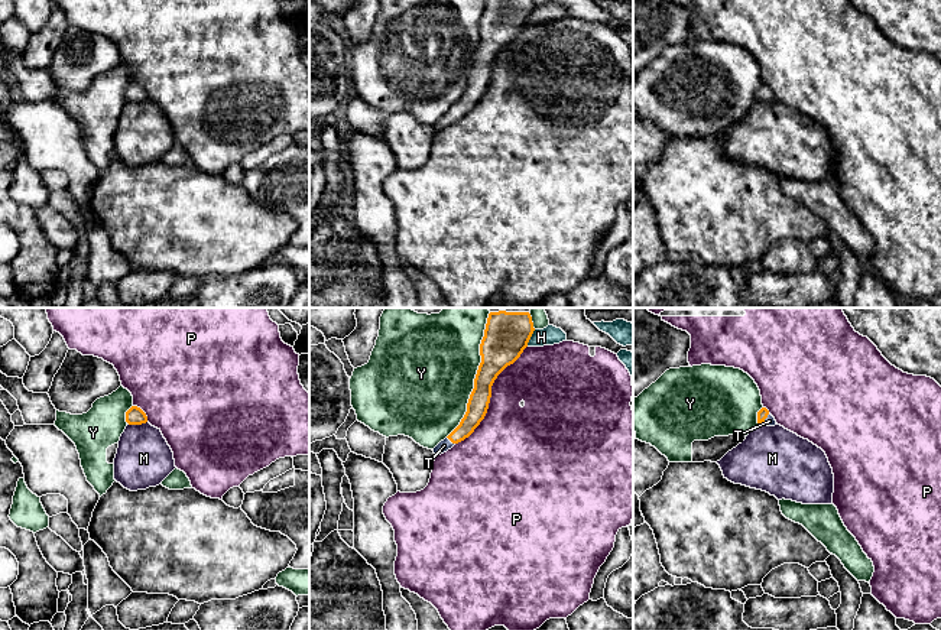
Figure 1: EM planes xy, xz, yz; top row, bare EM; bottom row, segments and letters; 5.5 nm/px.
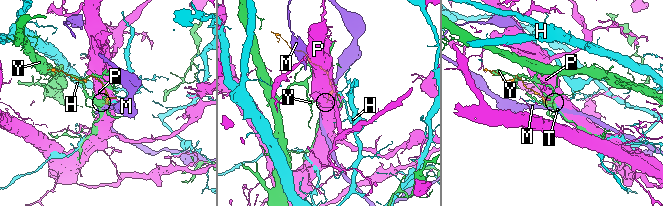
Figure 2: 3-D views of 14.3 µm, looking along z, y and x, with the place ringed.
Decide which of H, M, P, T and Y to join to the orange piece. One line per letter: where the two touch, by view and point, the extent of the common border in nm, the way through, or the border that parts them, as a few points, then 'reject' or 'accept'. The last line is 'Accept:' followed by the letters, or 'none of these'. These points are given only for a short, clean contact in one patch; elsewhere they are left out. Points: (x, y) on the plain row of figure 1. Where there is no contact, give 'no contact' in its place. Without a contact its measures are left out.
H: xz (529, 15) | 110 nm | along xz (535, 6), (526, 22) | reject
M: xy (138, 100) | 110 nm | reject
P: xz (490, 72) | 700 nm | reject
T: yz (763, 96) | 90 nm | across yz (763, 88), (763, 96), (769, 97) | accept
Y: xz (474, 57) | 650 nm | reject
Accept: T

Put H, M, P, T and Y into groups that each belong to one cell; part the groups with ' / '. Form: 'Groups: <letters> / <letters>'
Groups: H / M / P / T / Y

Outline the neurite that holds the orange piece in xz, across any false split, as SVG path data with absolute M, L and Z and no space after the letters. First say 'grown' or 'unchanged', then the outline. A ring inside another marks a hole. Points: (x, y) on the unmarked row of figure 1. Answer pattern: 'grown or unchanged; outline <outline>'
grown; outline M486 0L480 20L481 39L474 55L467 88L460 101L432 126L435 133L468 114L480 101L489 85L494 56L520 33L533 7L533 0Z

